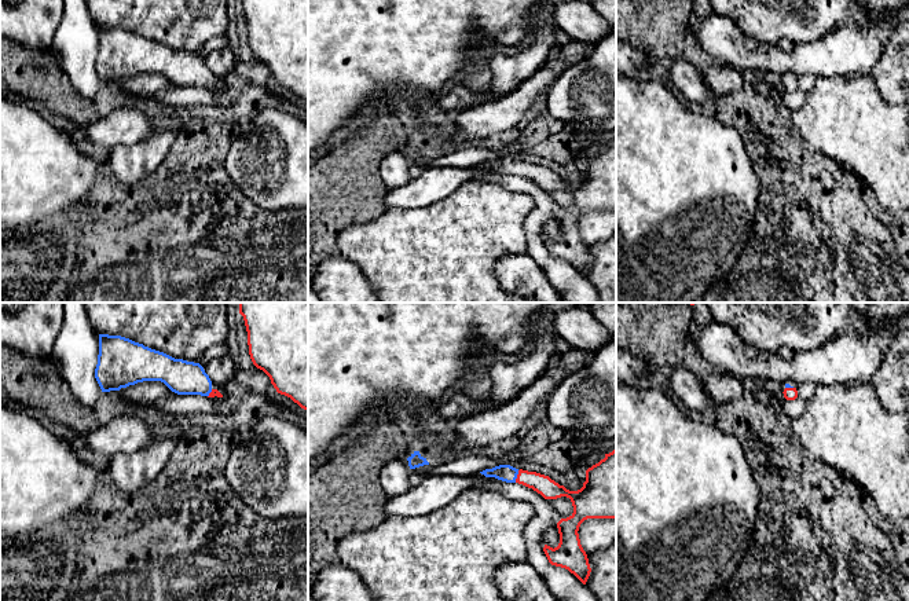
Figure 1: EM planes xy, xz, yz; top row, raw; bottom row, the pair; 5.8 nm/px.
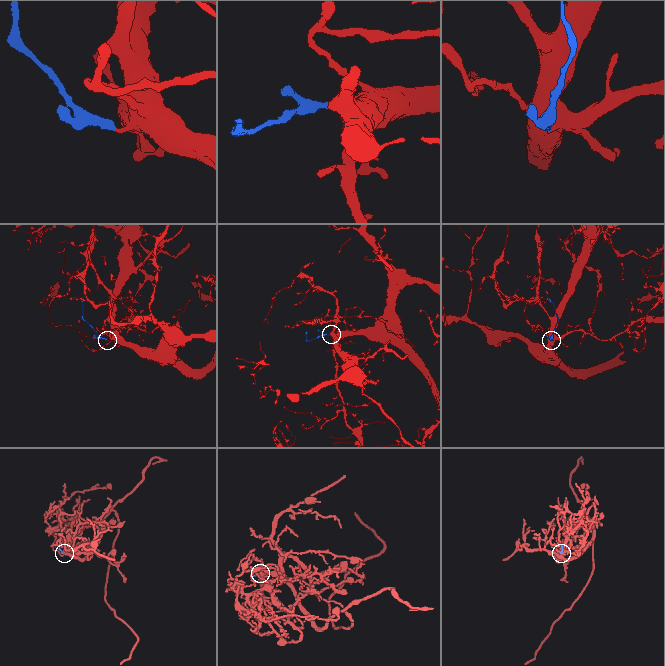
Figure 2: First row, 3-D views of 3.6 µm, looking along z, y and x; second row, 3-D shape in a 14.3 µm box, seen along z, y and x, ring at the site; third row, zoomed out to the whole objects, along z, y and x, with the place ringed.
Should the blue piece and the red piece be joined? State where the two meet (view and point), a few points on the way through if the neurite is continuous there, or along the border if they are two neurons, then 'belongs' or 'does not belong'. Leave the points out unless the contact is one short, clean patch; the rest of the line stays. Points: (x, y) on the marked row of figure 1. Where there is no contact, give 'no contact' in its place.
contact xz (516, 476); way xz (508, 473), (516, 476), (523, 476), (542, 484); belongs

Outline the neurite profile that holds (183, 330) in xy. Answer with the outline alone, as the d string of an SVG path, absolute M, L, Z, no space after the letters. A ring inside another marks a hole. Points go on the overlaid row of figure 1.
M85 303L85 309L99 334L121 336L194 363L228 336L227 303Z

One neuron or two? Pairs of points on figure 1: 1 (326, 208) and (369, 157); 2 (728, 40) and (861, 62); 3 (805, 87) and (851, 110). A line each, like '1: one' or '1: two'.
1: one
2: one
3: two

